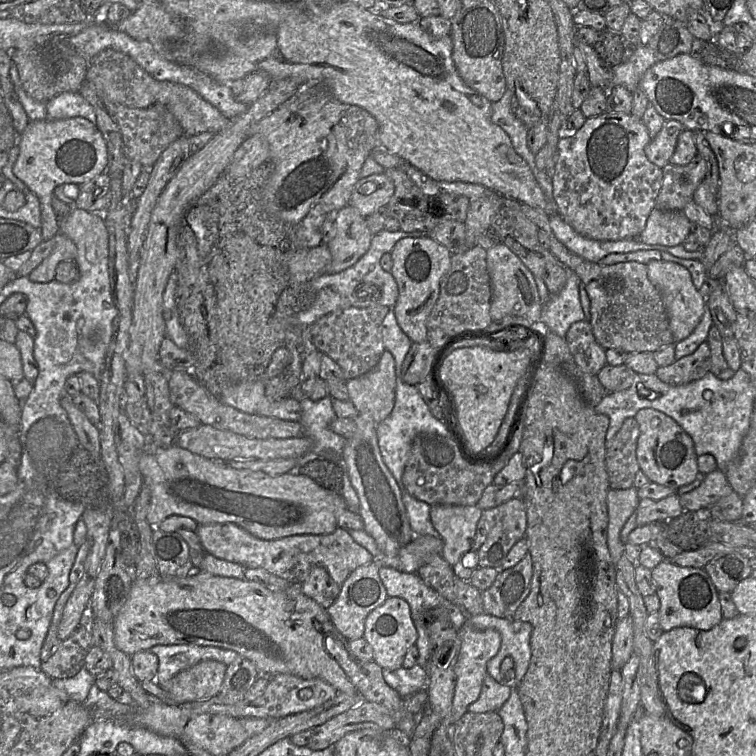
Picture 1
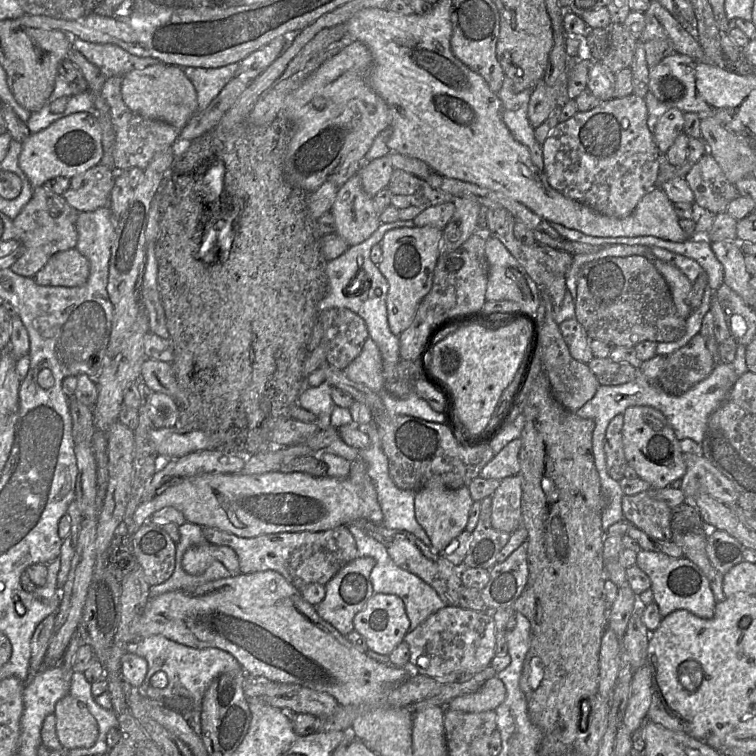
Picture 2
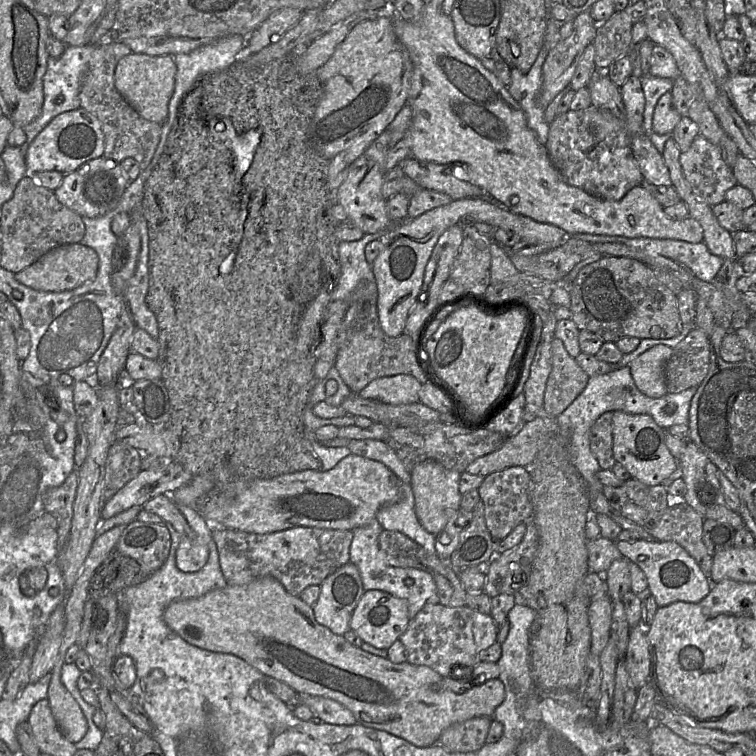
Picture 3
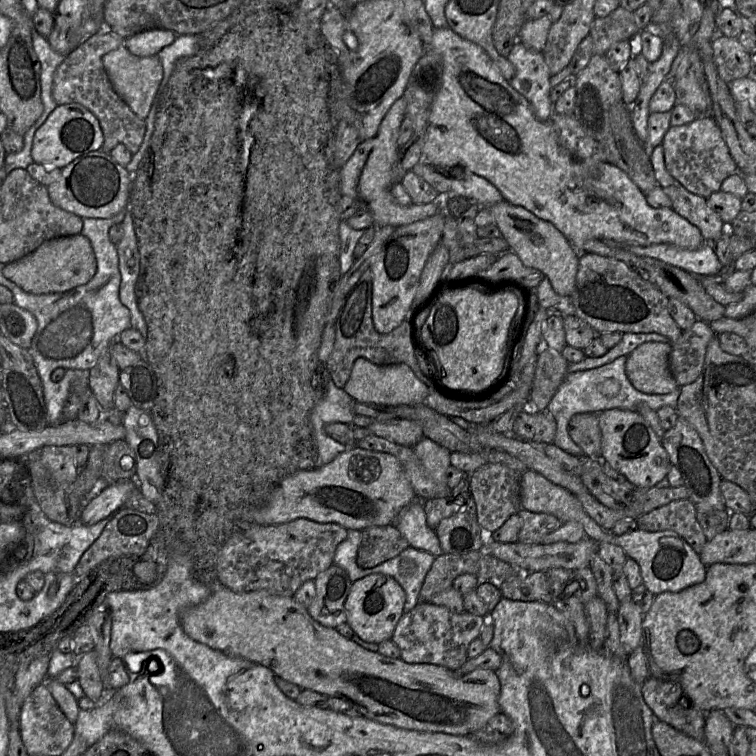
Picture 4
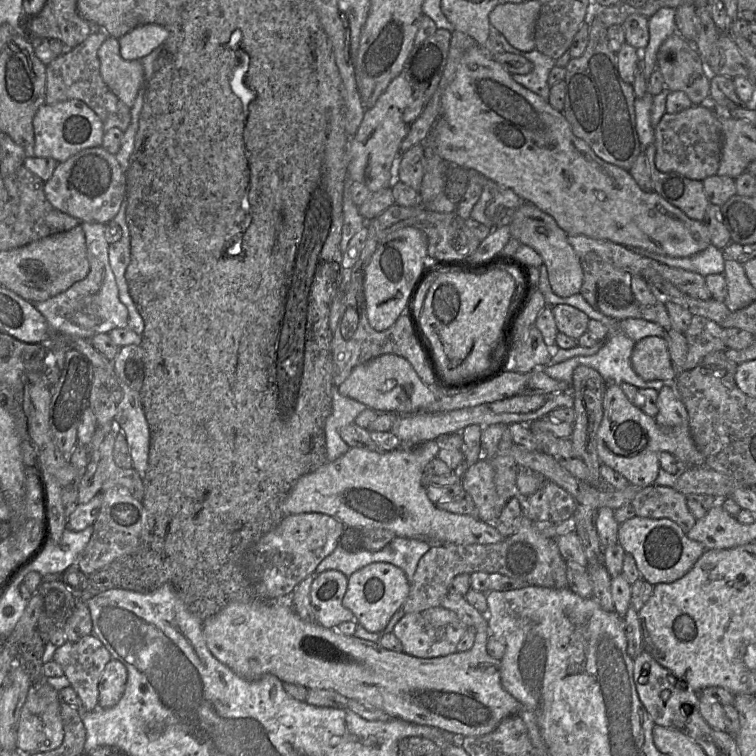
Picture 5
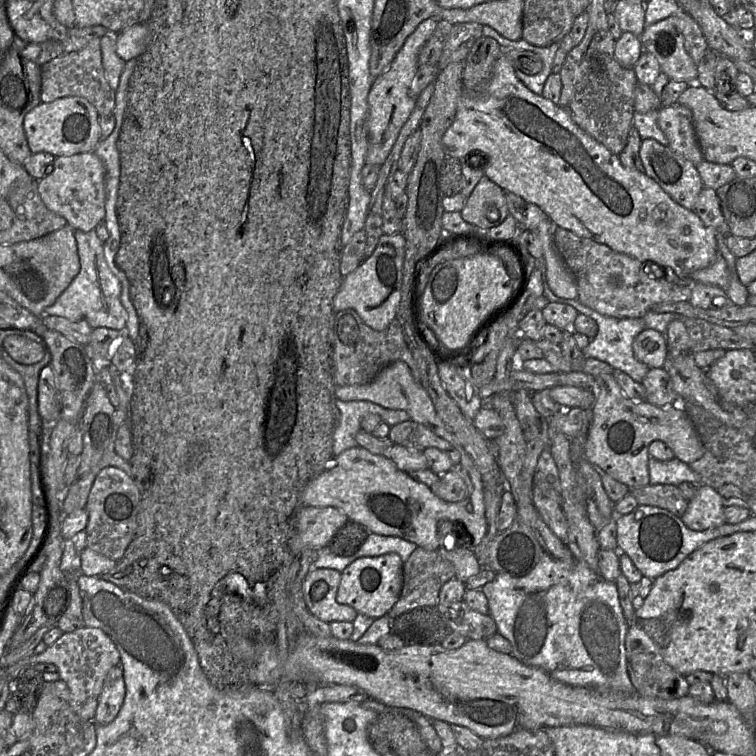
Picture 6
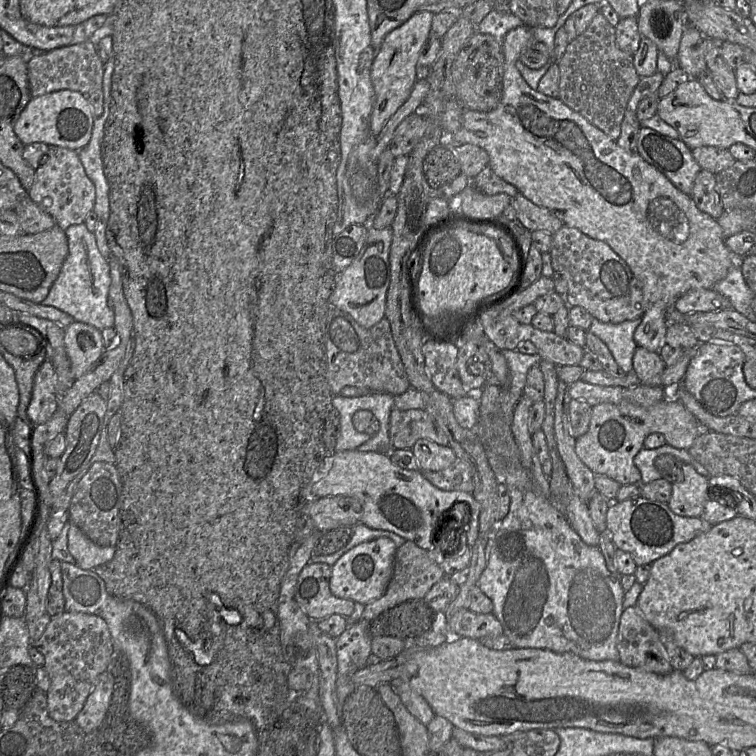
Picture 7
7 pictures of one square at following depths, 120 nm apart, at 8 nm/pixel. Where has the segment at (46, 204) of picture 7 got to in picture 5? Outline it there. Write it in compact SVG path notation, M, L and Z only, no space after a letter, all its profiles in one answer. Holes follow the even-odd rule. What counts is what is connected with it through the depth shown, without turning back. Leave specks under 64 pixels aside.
M101 146L84 149L59 162L52 176L44 182L44 193L51 205L78 219L80 223L113 221L126 198L126 174L115 155Z

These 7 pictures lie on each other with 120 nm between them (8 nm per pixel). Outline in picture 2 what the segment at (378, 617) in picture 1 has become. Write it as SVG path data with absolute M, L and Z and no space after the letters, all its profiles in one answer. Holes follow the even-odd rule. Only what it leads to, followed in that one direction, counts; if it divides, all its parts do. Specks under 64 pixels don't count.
M374 593L365 607L354 617L353 626L354 631L365 639L369 650L386 656L403 643L405 636L411 631L402 599L396 595L382 593Z

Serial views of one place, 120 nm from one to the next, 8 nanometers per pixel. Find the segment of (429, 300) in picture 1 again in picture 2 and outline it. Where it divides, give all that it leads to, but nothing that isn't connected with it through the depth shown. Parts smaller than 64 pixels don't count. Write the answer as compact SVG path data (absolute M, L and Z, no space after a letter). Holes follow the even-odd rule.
M431 226L400 227L388 231L380 242L382 256L377 266L388 283L387 318L396 336L411 325L418 305L432 288L442 234L442 230Z

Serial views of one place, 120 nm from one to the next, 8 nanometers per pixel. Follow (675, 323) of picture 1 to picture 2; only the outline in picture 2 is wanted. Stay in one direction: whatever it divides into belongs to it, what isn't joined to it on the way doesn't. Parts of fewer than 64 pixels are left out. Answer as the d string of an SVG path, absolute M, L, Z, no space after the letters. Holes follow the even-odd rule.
M655 259L653 264L663 276L670 289L678 315L687 319L693 312L688 303L688 295L691 291L692 283L681 270L668 262Z

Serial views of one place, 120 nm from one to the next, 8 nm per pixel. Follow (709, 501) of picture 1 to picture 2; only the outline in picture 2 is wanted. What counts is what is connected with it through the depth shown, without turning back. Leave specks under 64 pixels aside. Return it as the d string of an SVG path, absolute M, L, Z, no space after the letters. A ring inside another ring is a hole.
M683 453L686 472L682 477L681 489L685 502L694 504L697 493L707 493L725 505L738 504L738 492L732 482L703 455Z

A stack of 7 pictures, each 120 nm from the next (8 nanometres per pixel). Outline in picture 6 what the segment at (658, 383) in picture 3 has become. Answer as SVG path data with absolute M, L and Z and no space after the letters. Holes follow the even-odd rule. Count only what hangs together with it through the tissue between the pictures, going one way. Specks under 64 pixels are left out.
M645 328L633 343L635 357L649 368L664 368L669 357L666 336Z

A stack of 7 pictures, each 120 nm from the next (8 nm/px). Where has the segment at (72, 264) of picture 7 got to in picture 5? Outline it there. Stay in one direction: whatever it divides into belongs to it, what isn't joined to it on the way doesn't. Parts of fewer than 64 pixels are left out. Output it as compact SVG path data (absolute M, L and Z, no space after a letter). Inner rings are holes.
M83 222L80 224L85 234L86 253L90 270L88 275L66 291L44 301L31 302L57 334L89 340L96 334L108 334L116 328L128 326L128 310L120 301L118 286L109 263L109 243L104 232L106 224Z

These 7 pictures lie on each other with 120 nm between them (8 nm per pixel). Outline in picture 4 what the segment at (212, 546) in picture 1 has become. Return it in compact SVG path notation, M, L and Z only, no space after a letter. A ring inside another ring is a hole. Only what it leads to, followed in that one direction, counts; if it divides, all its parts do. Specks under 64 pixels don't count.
M300 518L277 525L249 525L235 531L222 546L217 559L217 573L222 588L233 592L266 590L293 597L308 580L333 565L338 546L348 530L334 523L319 523Z

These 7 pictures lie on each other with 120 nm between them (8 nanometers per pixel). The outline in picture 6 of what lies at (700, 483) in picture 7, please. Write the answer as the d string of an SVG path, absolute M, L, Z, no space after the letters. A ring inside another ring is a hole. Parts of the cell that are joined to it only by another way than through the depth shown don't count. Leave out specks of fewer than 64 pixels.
M699 485L695 496L681 520L691 530L704 531L726 523L724 505L718 492L707 485Z

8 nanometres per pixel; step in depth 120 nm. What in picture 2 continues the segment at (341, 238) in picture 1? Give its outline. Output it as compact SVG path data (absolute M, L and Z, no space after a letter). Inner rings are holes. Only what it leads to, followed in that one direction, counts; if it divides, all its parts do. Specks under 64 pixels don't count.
M358 173L339 187L331 212L336 222L336 233L349 247L360 244L370 238L382 224L374 206L373 197L364 191Z

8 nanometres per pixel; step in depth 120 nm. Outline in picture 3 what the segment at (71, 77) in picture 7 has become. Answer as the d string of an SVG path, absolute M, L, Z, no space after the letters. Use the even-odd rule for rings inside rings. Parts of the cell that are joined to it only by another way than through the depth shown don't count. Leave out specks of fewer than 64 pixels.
M108 38L95 44L79 99L81 107L94 114L101 123L105 140L103 156L117 163L128 157L134 158L140 170L144 171L160 142L161 125L139 115L115 87L114 73L117 63L130 53L132 52L127 45Z

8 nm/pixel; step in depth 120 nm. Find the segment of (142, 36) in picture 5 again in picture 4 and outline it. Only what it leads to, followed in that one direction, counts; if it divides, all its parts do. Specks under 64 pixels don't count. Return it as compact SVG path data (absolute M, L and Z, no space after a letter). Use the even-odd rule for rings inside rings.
M151 29L124 39L124 46L135 56L149 57L172 44L176 37L176 33L170 30Z

